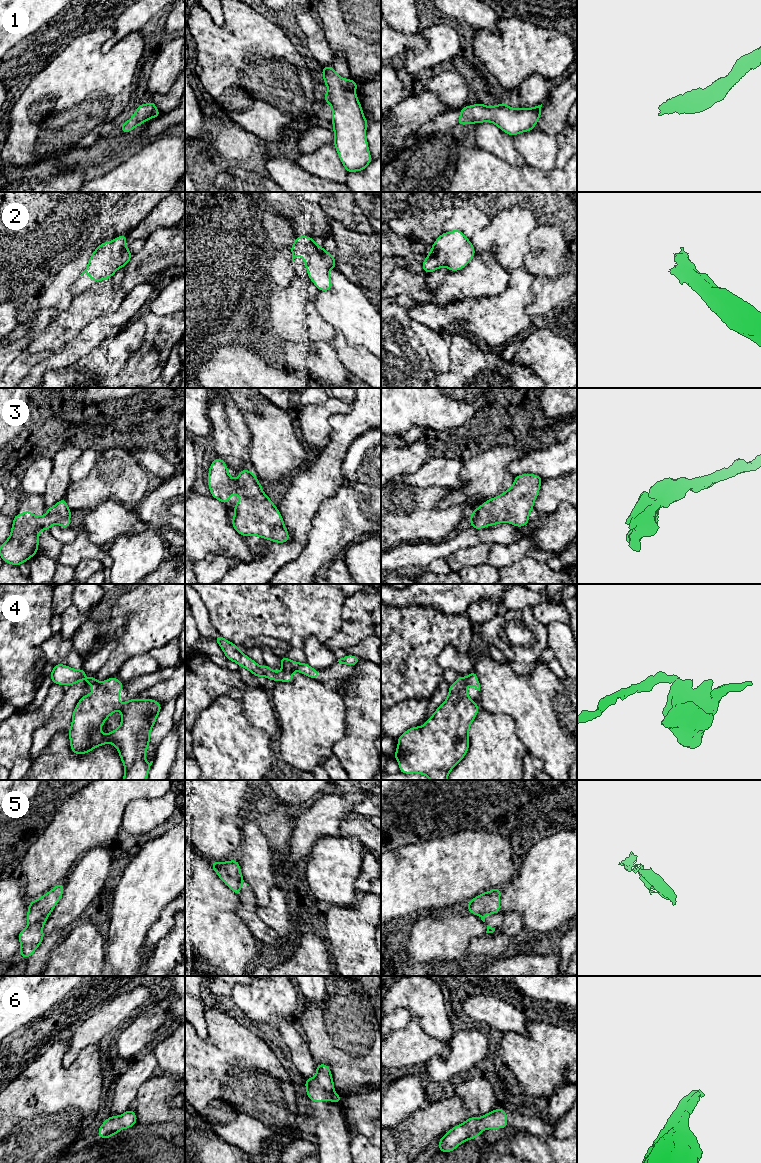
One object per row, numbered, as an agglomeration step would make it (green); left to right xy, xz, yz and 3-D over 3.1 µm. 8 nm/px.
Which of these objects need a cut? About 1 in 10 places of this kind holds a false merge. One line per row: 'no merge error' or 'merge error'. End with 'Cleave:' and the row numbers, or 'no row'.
1: no merge error
2: no merge error
3: no merge error
4: no merge error
5: merge error
6: no merge error
Cleave: 5

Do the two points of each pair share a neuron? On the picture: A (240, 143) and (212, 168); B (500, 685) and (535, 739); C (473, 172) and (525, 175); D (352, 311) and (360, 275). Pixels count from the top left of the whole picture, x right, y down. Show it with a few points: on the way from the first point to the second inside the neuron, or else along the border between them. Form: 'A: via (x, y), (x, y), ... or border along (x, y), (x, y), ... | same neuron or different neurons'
A: via (238, 152), (221, 168) | same neuron
B: via (513, 698), (535, 726) | same neuron
C: via (486, 175), (512, 175) | same neuron
D: border along (339, 271), (370, 301) | different neurons

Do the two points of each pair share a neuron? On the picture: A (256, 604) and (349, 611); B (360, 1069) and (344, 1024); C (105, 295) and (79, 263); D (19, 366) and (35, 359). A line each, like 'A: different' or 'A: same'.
A: different
B: same
C: different
D: same

